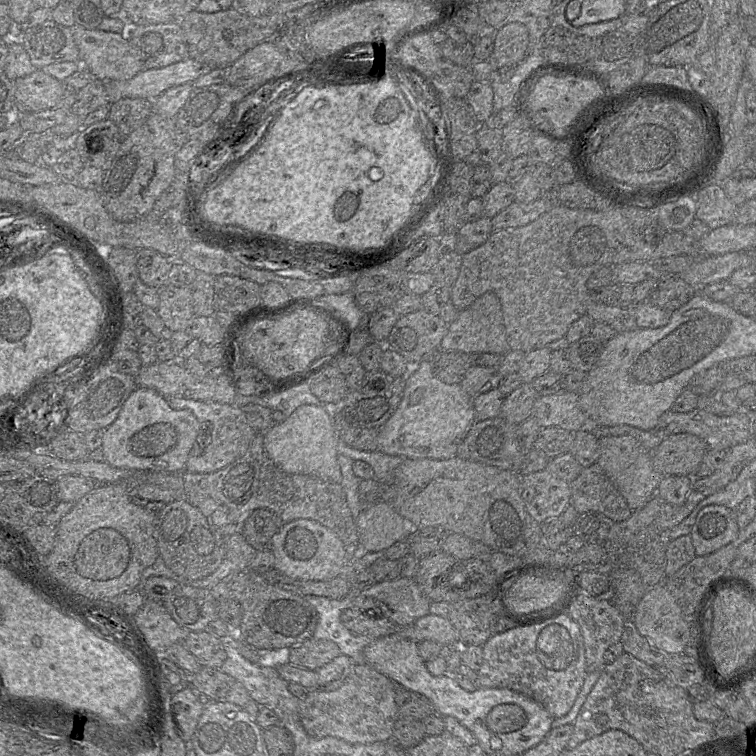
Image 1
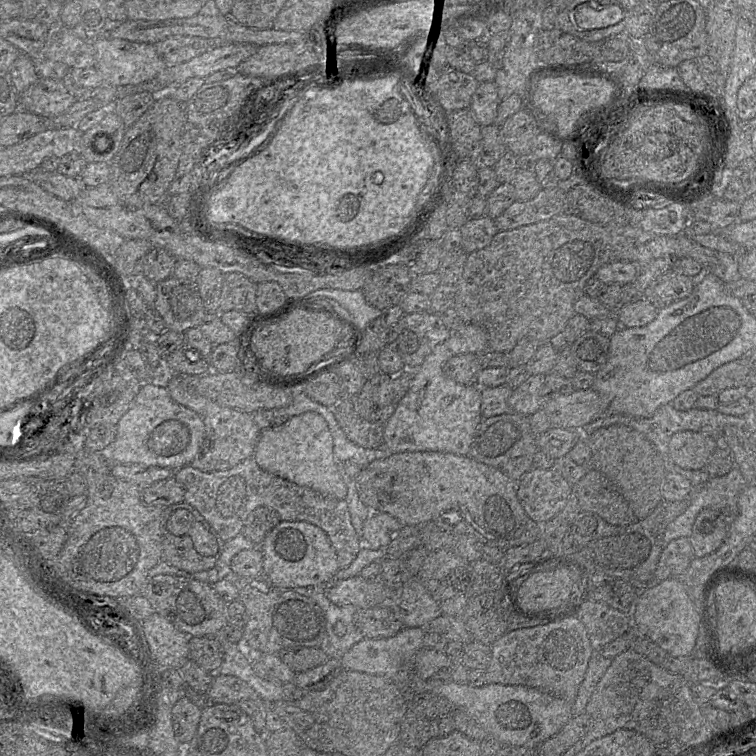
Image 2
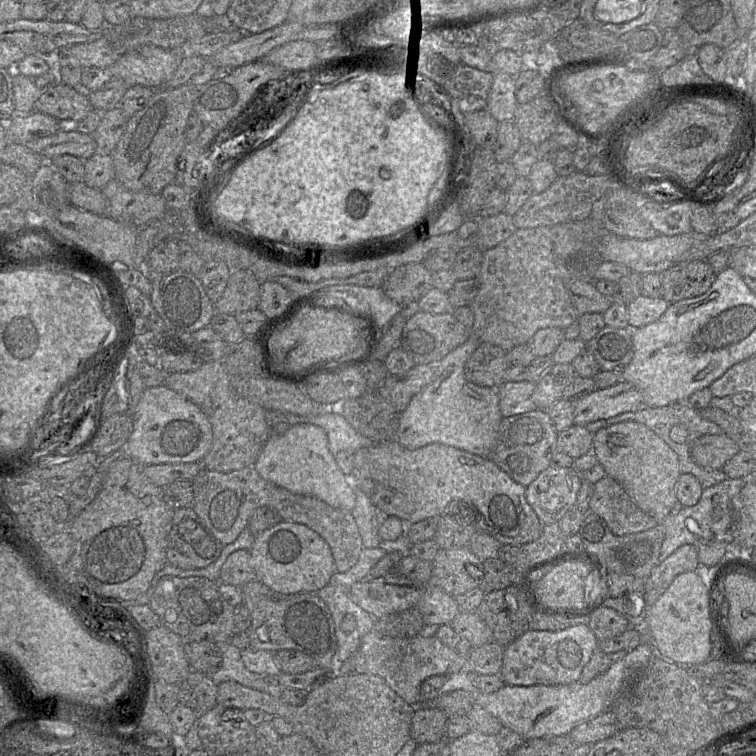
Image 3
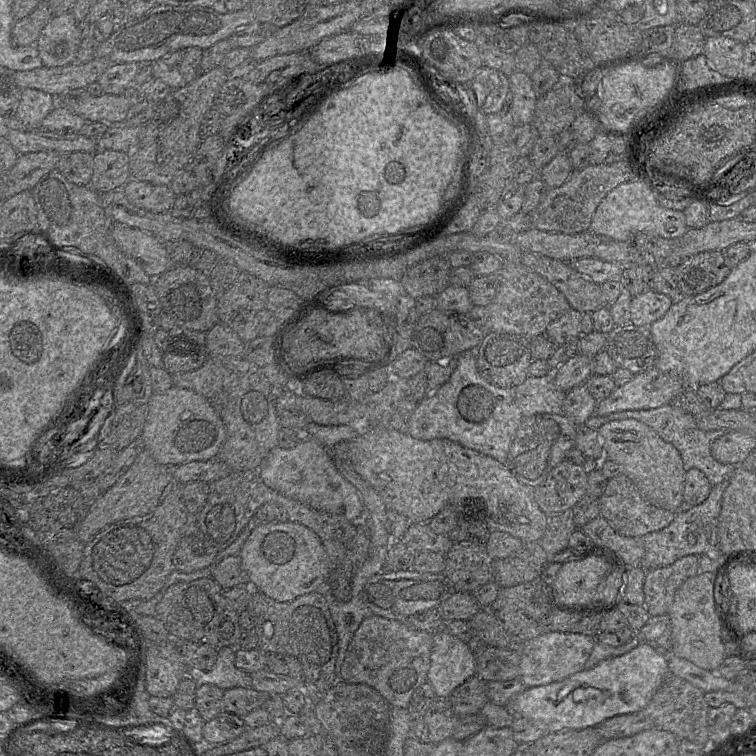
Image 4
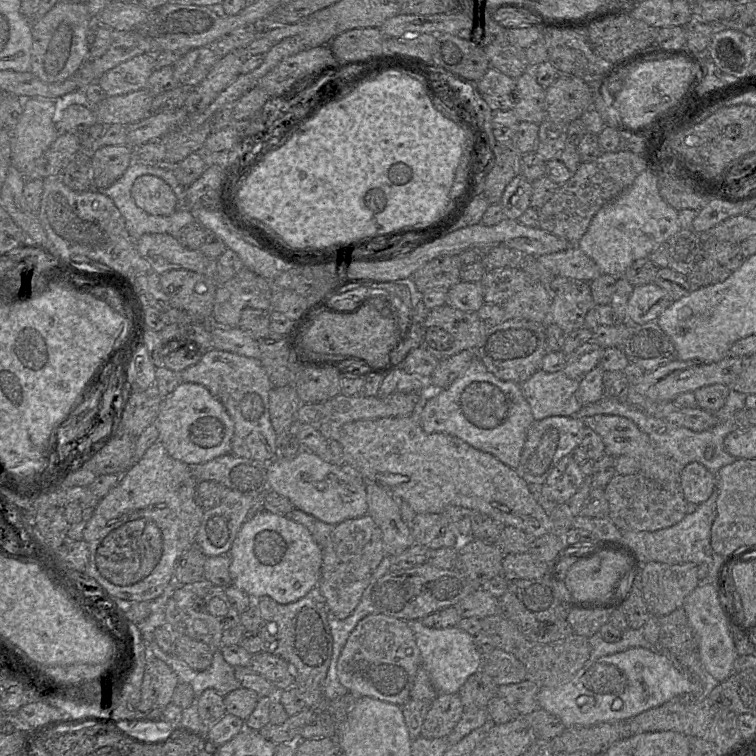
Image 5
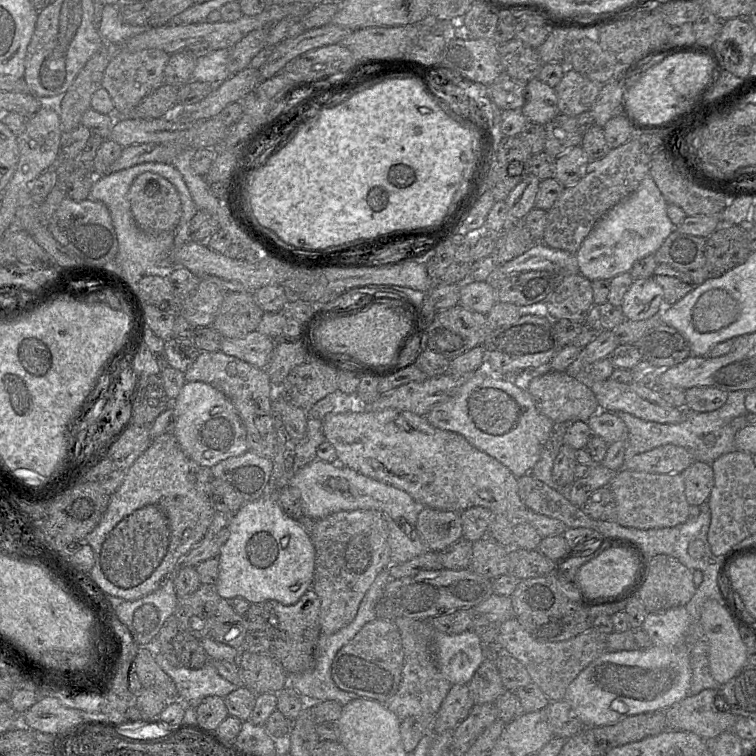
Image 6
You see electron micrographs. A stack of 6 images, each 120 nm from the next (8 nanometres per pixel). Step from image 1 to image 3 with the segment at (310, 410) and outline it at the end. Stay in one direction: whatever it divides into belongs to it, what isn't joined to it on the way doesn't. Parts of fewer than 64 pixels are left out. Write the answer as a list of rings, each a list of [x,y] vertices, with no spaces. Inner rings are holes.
[[[308,423],[292,425],[281,436],[271,436],[263,446],[254,465],[265,480],[303,496],[314,496],[330,506],[352,511],[356,495],[351,479],[337,465],[329,449],[327,432],[321,426]]]

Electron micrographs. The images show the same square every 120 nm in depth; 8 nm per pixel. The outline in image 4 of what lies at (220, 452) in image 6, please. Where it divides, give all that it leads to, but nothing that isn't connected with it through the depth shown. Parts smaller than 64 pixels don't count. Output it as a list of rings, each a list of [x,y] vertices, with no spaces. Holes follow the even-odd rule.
[[[172,386],[163,393],[154,393],[147,403],[147,415],[140,438],[156,462],[176,467],[191,461],[216,458],[226,437],[226,429],[210,402],[186,388]]]

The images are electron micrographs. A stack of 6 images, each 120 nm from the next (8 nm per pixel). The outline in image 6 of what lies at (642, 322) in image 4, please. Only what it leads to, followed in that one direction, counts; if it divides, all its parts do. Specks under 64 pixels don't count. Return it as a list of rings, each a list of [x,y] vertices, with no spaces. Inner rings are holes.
[[[651,277],[633,281],[623,297],[620,310],[626,320],[641,321],[659,316],[664,307],[663,289]]]

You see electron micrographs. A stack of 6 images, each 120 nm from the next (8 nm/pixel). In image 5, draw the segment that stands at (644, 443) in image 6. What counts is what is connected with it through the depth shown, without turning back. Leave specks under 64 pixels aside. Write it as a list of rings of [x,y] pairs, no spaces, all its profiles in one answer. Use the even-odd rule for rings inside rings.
[[[730,389],[724,406],[715,413],[717,423],[712,428],[701,432],[696,432],[682,426],[676,426],[663,419],[650,416],[642,410],[628,405],[622,398],[603,397],[596,403],[583,405],[581,410],[577,412],[574,417],[584,420],[587,426],[592,426],[592,419],[597,415],[618,415],[626,417],[632,420],[642,432],[649,436],[652,445],[658,453],[674,460],[680,468],[691,462],[698,462],[717,476],[720,468],[736,460],[734,456],[725,451],[724,440],[729,433],[738,428],[736,427],[734,416],[738,411],[746,408],[746,397],[746,394]],[[707,447],[713,447],[715,449],[711,459],[706,459],[704,456]]]

